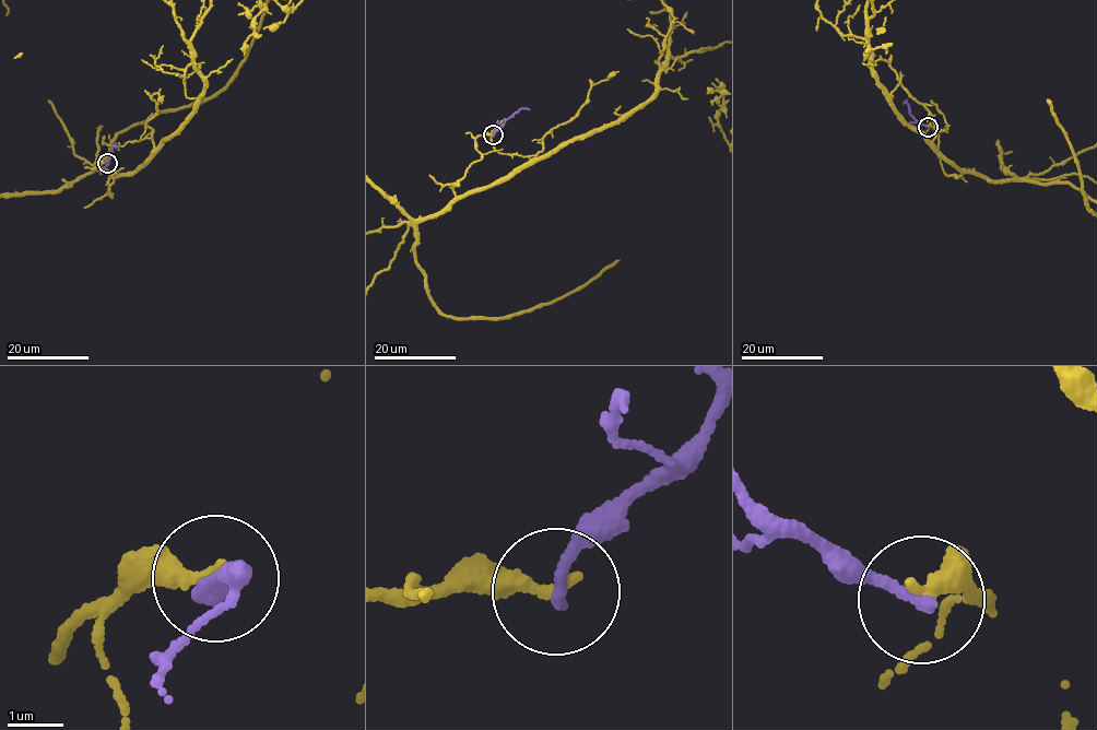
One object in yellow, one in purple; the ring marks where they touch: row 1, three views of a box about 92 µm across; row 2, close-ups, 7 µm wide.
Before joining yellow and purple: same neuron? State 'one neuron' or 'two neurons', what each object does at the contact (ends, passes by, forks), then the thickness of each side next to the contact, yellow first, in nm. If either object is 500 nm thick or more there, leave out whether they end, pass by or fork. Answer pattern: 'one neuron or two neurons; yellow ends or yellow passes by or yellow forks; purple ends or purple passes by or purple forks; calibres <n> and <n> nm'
two neurons; yellow ends; purple ends; calibres 280 and 200 nm

